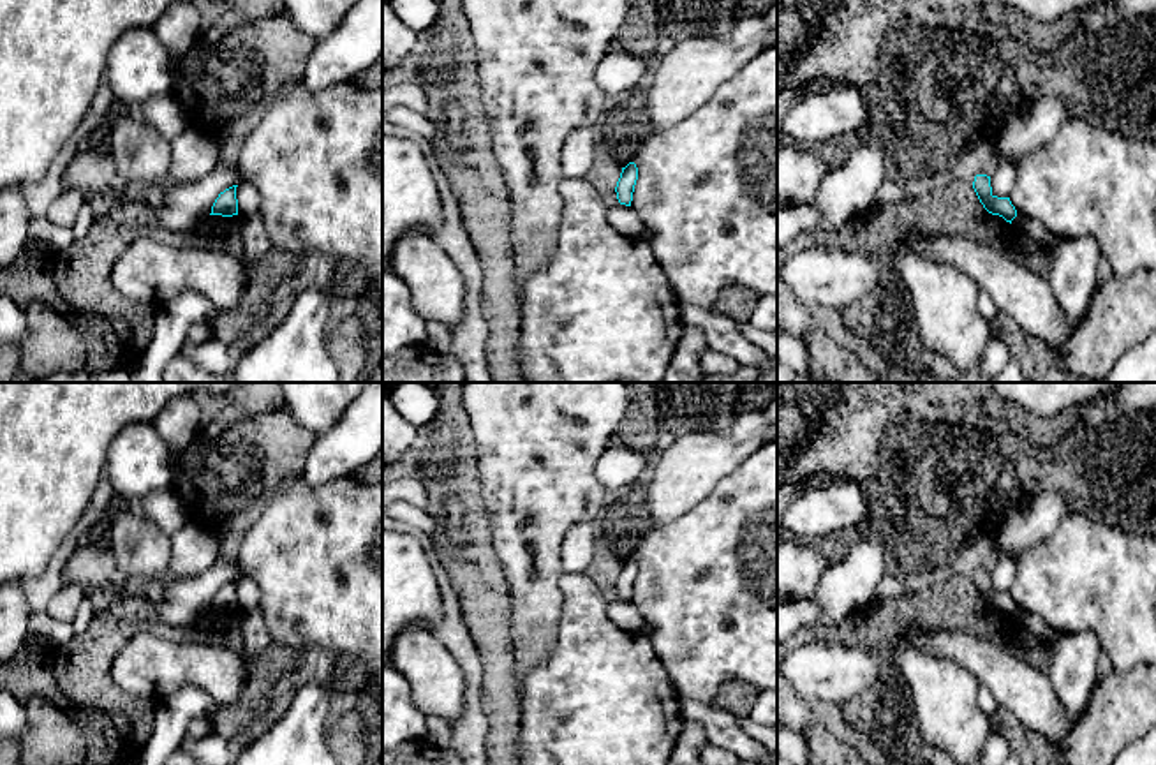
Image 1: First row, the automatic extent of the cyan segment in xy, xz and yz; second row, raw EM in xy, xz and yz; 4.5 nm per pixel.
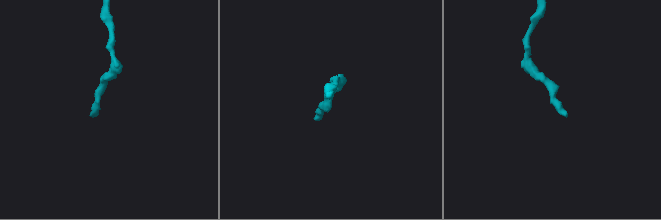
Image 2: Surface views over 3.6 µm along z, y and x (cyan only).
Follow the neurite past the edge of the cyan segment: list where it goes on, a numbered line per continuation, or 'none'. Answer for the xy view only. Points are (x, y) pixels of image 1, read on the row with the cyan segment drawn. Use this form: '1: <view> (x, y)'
none

